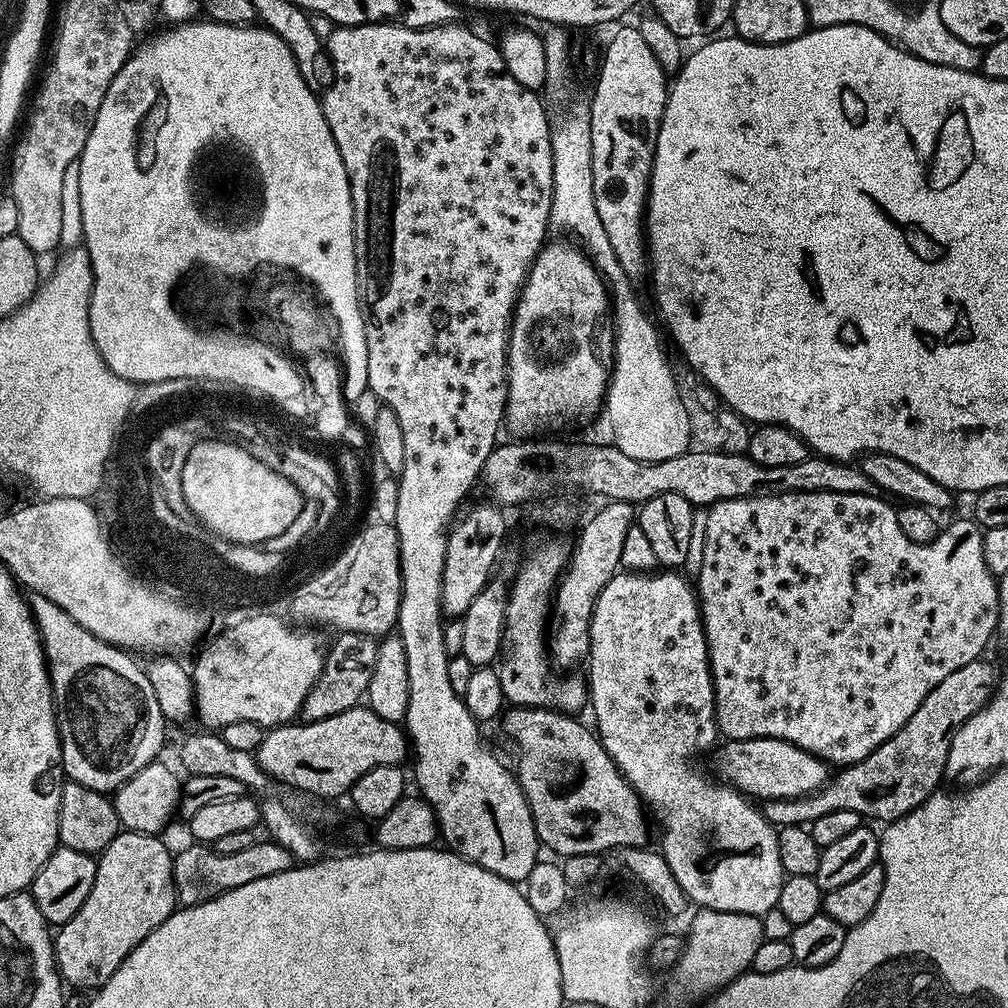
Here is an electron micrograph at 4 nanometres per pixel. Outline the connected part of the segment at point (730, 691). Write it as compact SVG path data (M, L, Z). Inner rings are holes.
M791 492L790 494L778 494L777 496L747 496L746 498L734 498L733 500L723 500L708 508L709 517L707 519L705 549L703 551L702 570L698 579L698 603L700 606L700 620L704 623L704 637L708 643L708 661L712 667L712 685L716 695L716 726L721 733L725 732L728 740L745 740L746 738L778 738L779 740L789 740L794 746L806 750L818 759L827 762L832 766L847 766L857 764L862 758L866 758L882 742L886 742L922 706L926 694L942 682L942 678L954 674L954 670L959 670L961 666L966 666L966 662L974 662L985 655L984 647L995 637L1000 623L1000 586L997 577L990 574L986 566L986 558L982 558L982 538L983 531L979 524L971 518L956 520L952 525L945 527L934 538L934 542L929 544L919 544L910 542L906 534L902 534L898 527L896 508L888 505L886 501L879 500L879 495L873 494L838 494L837 492Z

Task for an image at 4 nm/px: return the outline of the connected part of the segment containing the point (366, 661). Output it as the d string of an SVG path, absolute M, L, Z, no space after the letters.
M341 632L335 638L337 640L327 649L320 677L316 679L310 694L306 694L304 699L302 716L305 721L321 720L334 714L342 714L357 707L367 697L370 674L374 674L377 637L357 632Z

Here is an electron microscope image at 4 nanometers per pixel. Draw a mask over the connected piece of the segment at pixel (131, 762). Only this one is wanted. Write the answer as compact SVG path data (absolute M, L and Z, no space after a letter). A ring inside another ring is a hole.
M36 594L31 597L30 607L48 660L46 672L52 682L54 720L60 725L63 775L71 783L81 784L95 792L115 793L117 788L134 778L138 770L153 763L164 748L166 721L158 706L158 698L154 698L154 686L150 686L147 671L141 665L139 668L125 649L115 648L90 634L90 630L78 626L62 606Z

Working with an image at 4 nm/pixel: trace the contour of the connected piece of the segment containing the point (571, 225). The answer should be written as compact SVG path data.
M572 100L561 112L553 111L550 127L554 186L549 225L555 231L557 228L558 231L565 232L568 235L565 237L578 241L584 255L600 271L608 286L610 323L614 329L606 393L608 424L612 427L611 443L622 450L622 454L630 454L630 458L642 462L662 462L666 458L678 458L688 451L690 423L678 396L673 365L668 365L664 348L660 345L661 331L653 317L644 313L644 308L636 297L637 287L626 270L622 270L618 254L614 254L614 246L610 246L610 238L606 238L606 229L602 227L598 210L594 207L589 101Z

